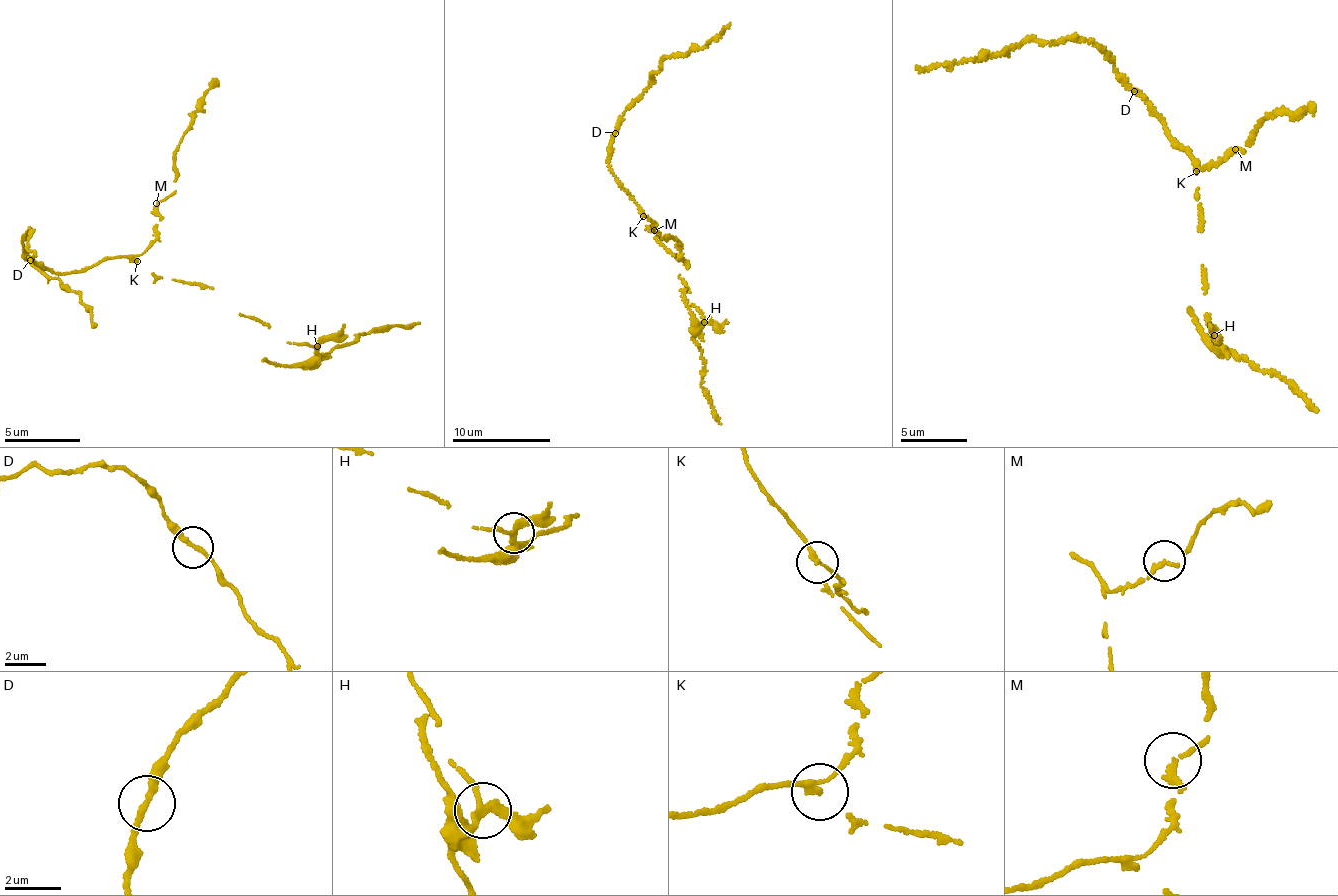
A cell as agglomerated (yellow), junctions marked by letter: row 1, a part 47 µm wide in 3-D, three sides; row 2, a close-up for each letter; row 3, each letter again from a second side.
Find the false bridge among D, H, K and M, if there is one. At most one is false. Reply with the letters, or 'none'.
H

